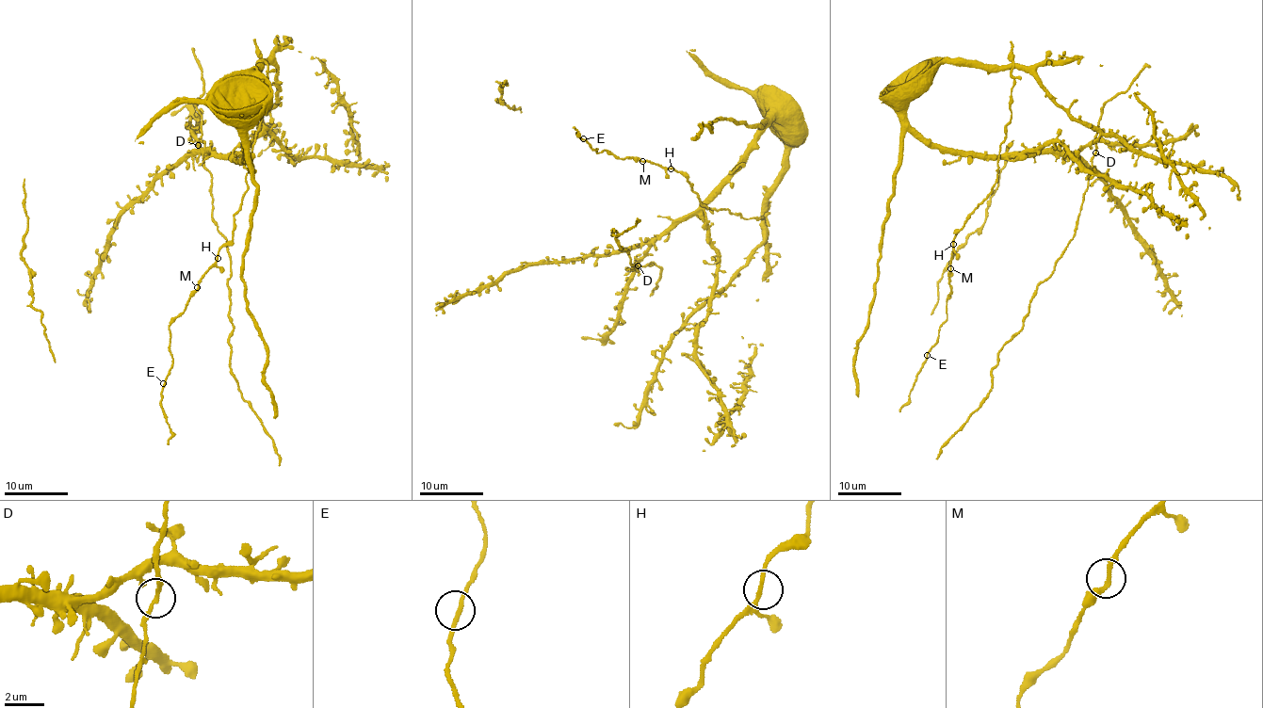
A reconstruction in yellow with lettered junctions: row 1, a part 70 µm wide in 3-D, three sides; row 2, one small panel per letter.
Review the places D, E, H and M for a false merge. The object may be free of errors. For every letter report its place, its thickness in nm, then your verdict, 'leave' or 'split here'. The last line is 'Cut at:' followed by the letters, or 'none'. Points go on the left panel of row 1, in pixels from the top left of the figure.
D: place (198, 145); calibre 190 nm; leave
E: place (163, 383); calibre 190 nm; leave
H: place (218, 258); calibre 190 nm; leave
M: place (197, 287); calibre 190 nm; leave
Cut at: none

